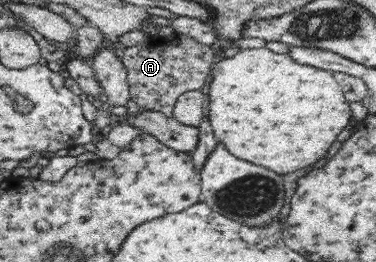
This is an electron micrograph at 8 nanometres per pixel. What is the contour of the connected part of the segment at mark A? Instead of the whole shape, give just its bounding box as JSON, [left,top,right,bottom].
[122,34,214,116]

